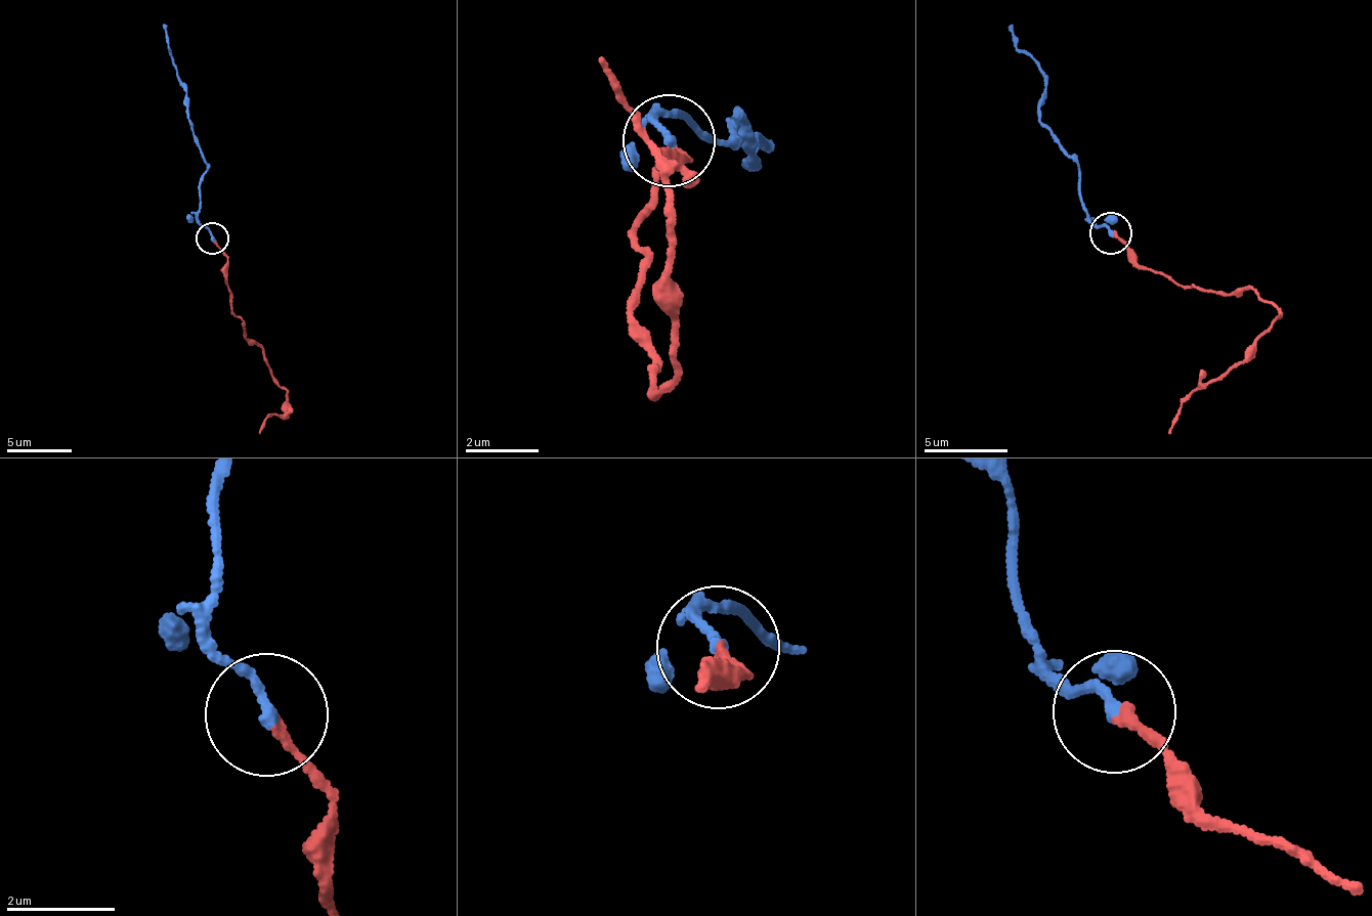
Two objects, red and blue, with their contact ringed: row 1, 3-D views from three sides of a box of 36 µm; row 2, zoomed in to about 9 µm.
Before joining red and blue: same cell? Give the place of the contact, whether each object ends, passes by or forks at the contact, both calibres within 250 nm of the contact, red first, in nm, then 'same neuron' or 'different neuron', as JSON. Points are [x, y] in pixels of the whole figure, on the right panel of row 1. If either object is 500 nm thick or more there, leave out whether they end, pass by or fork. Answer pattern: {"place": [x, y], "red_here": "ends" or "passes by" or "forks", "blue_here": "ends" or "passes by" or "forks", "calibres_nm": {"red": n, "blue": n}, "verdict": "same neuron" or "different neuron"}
{"place": [1111, 232], "red_here": "ends", "blue_here": "ends", "calibres_nm": {"red": 190, "blue": 220}, "verdict": "same neuron"}

